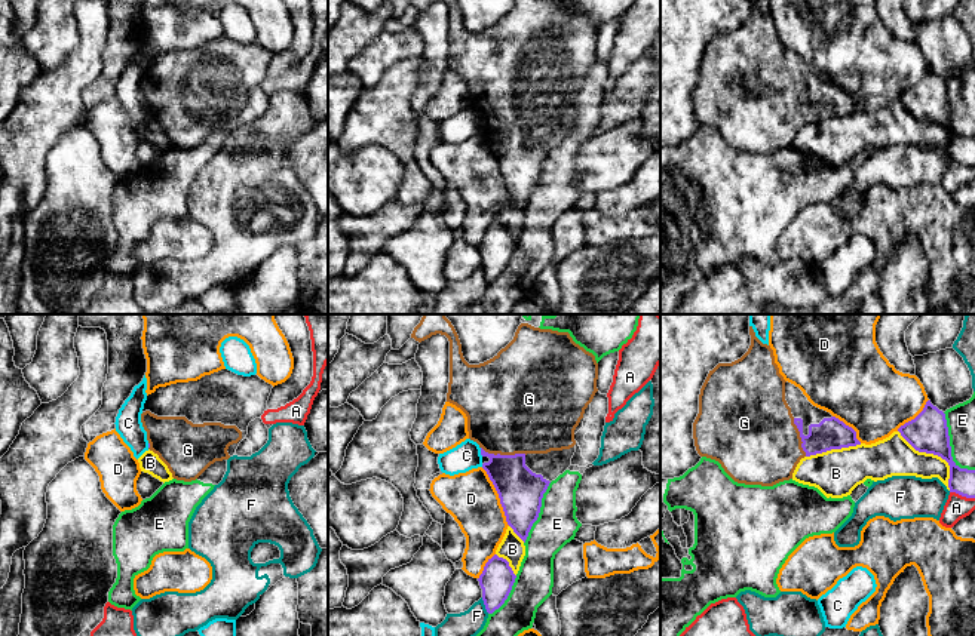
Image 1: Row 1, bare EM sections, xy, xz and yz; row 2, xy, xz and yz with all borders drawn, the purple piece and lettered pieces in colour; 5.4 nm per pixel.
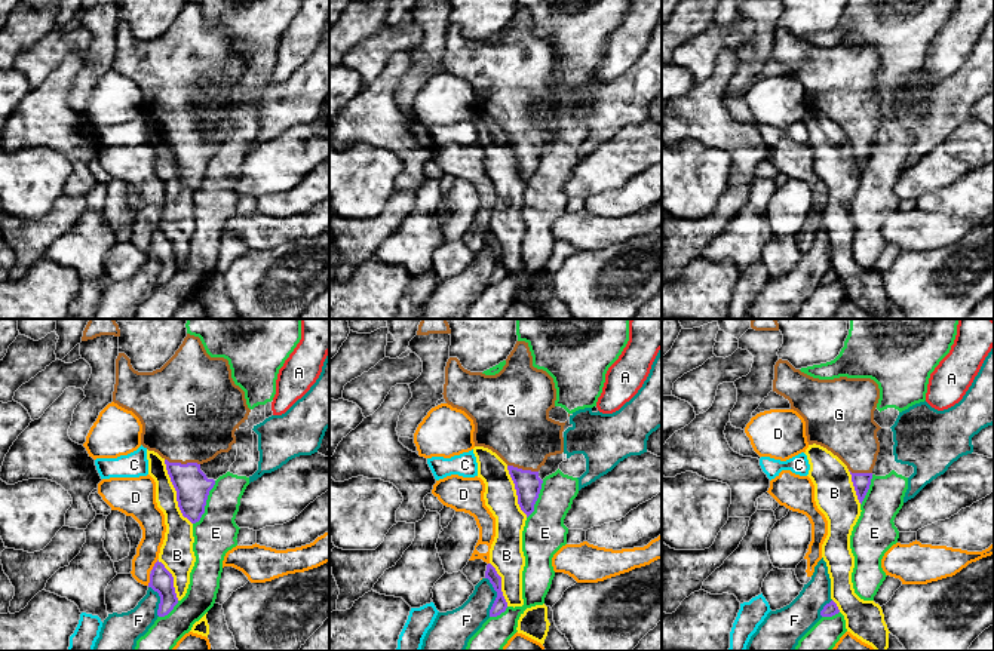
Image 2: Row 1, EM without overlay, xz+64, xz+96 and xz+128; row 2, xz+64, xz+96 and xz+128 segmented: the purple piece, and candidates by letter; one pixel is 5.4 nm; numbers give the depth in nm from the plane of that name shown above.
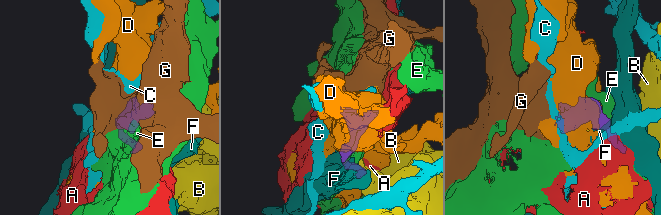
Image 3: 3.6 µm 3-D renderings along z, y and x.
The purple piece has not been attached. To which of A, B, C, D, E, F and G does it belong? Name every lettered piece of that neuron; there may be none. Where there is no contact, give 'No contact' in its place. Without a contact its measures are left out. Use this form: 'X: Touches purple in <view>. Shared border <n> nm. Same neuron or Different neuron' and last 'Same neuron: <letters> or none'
A: Touches purple in yz. Shared border 140 nm. Different neuron
B: Touches purple in yz. Shared border 440 nm. Different neuron
C: Touches purple in xz. Shared border 50 nm. Different neuron
D: Touches purple in xz. Shared border 360 nm. Different neuron
E: Touches purple in yz. Shared border 360 nm. Different neuron
F: Touches purple in xz. Shared border 100 nm. Different neuron
G: Touches purple in xz. Shared border 260 nm. Same neuron
Same neuron: G

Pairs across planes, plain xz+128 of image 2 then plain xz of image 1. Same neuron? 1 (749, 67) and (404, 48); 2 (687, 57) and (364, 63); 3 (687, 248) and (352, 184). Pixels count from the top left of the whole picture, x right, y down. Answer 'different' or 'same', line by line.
1: different
2: same
3: different

